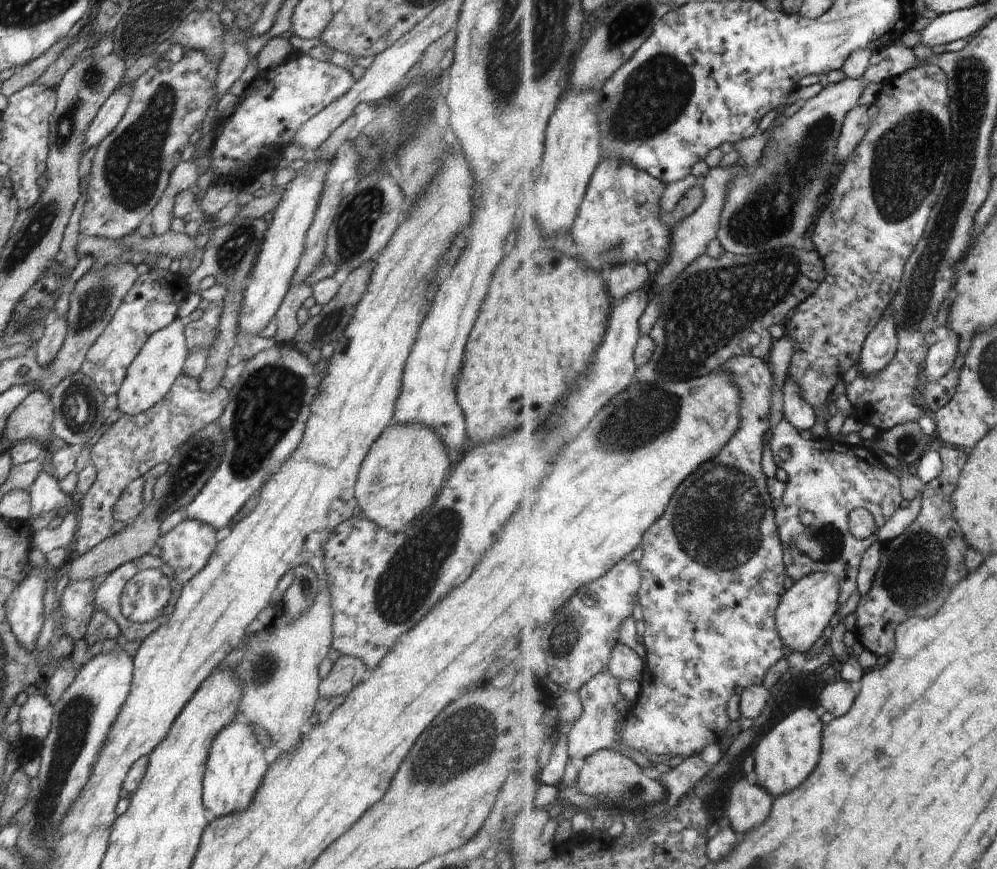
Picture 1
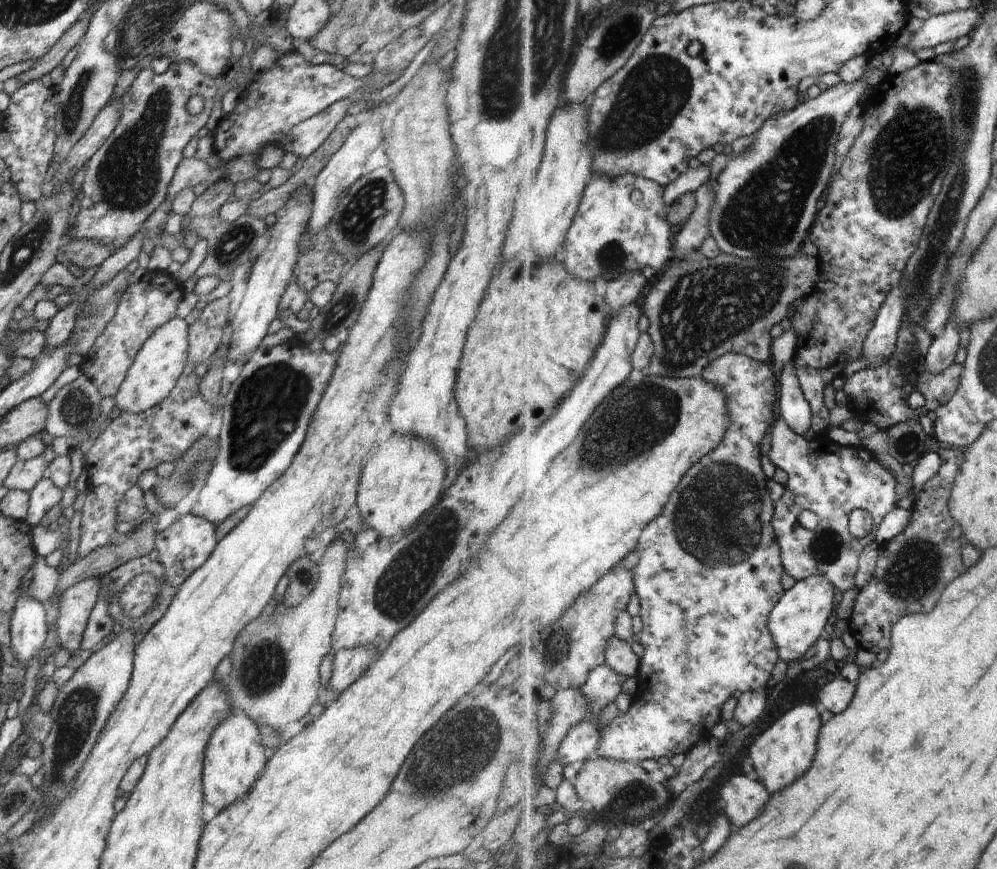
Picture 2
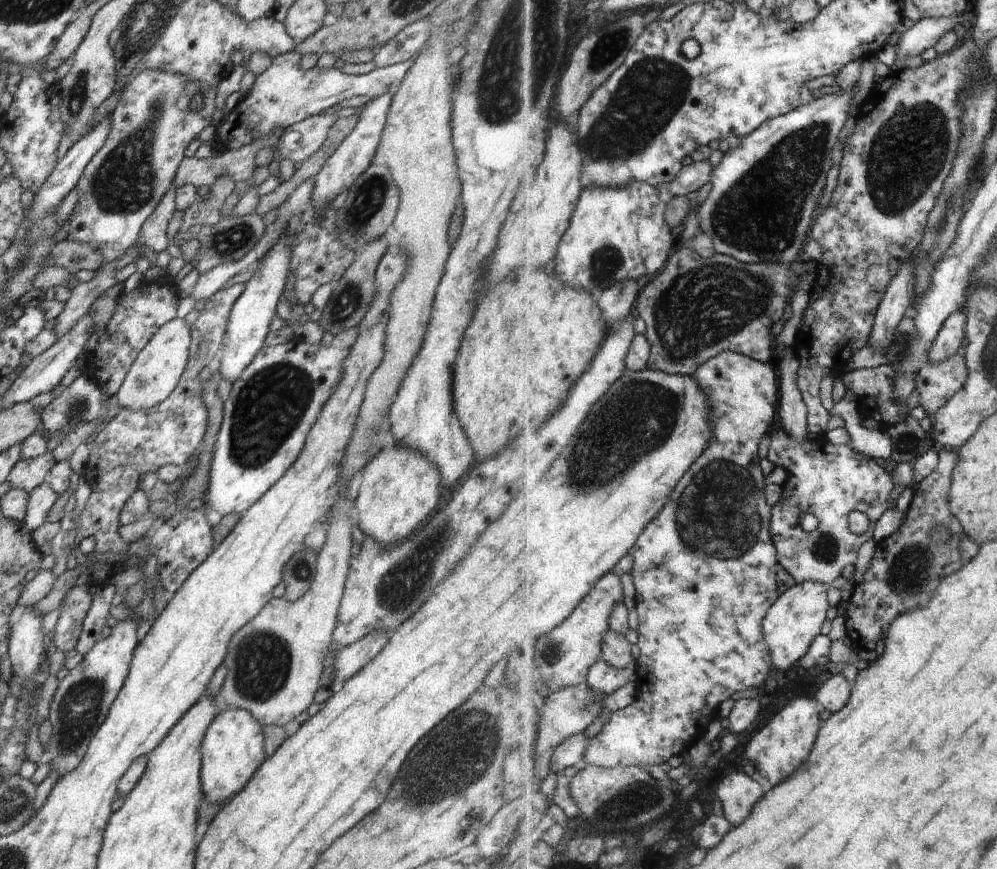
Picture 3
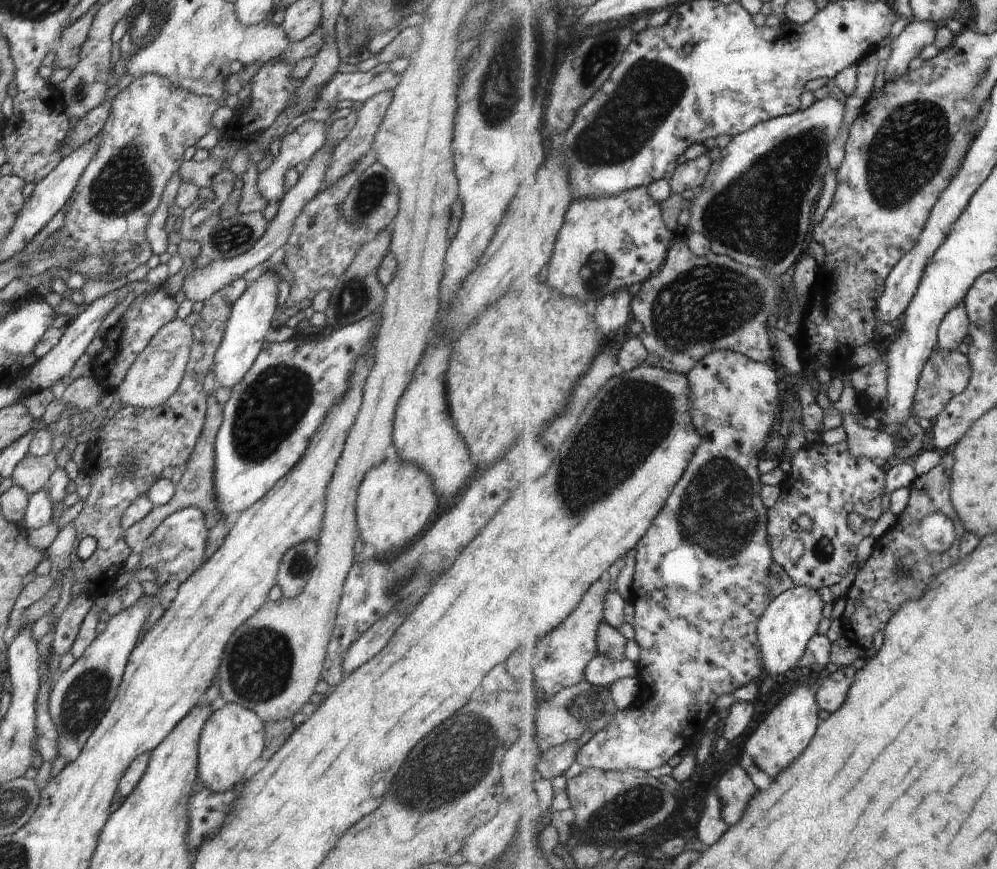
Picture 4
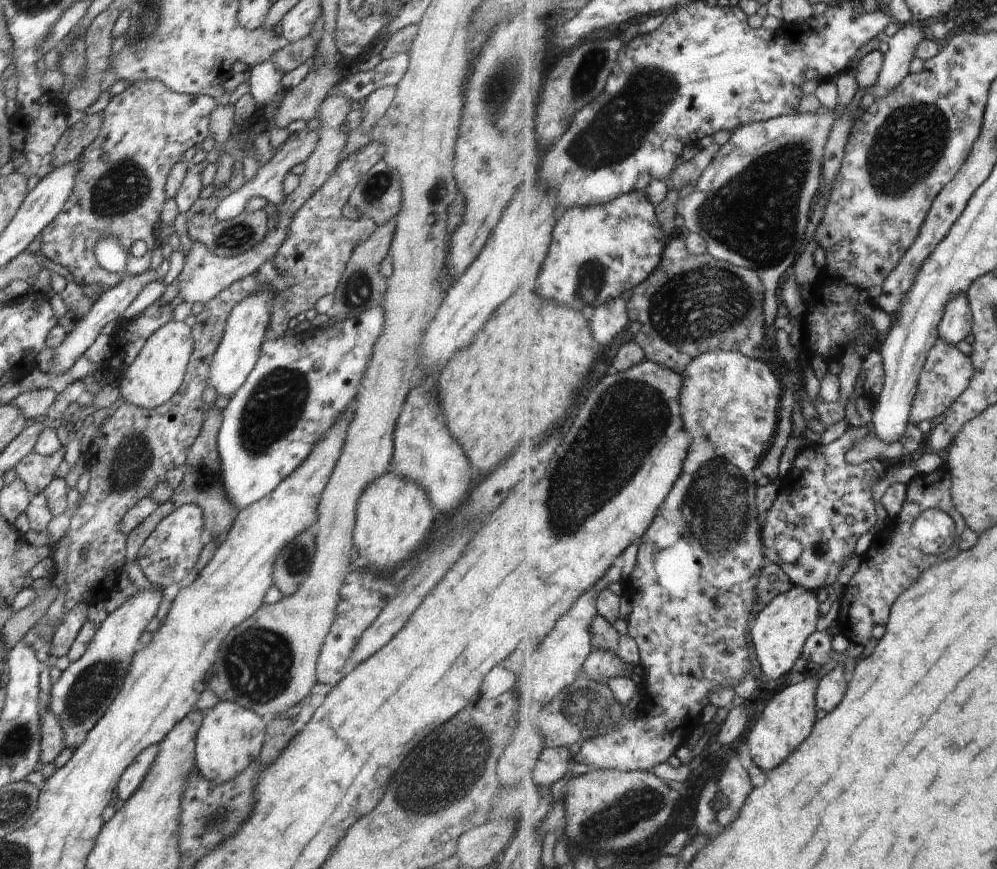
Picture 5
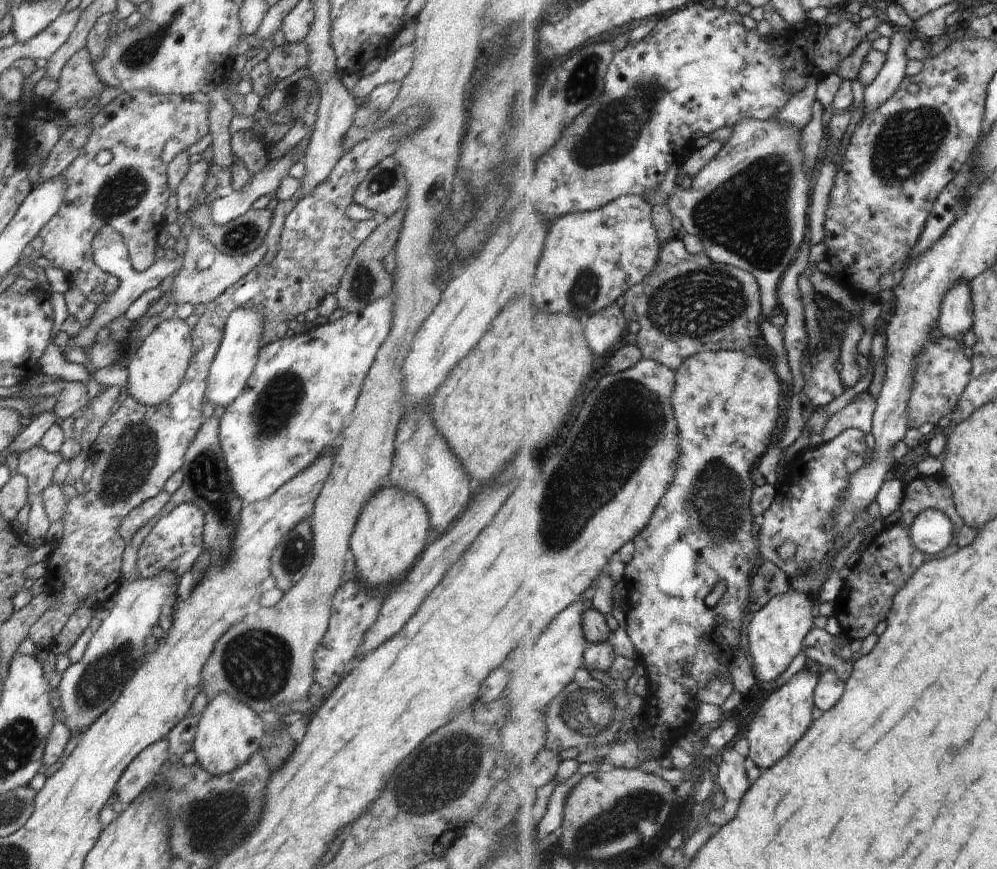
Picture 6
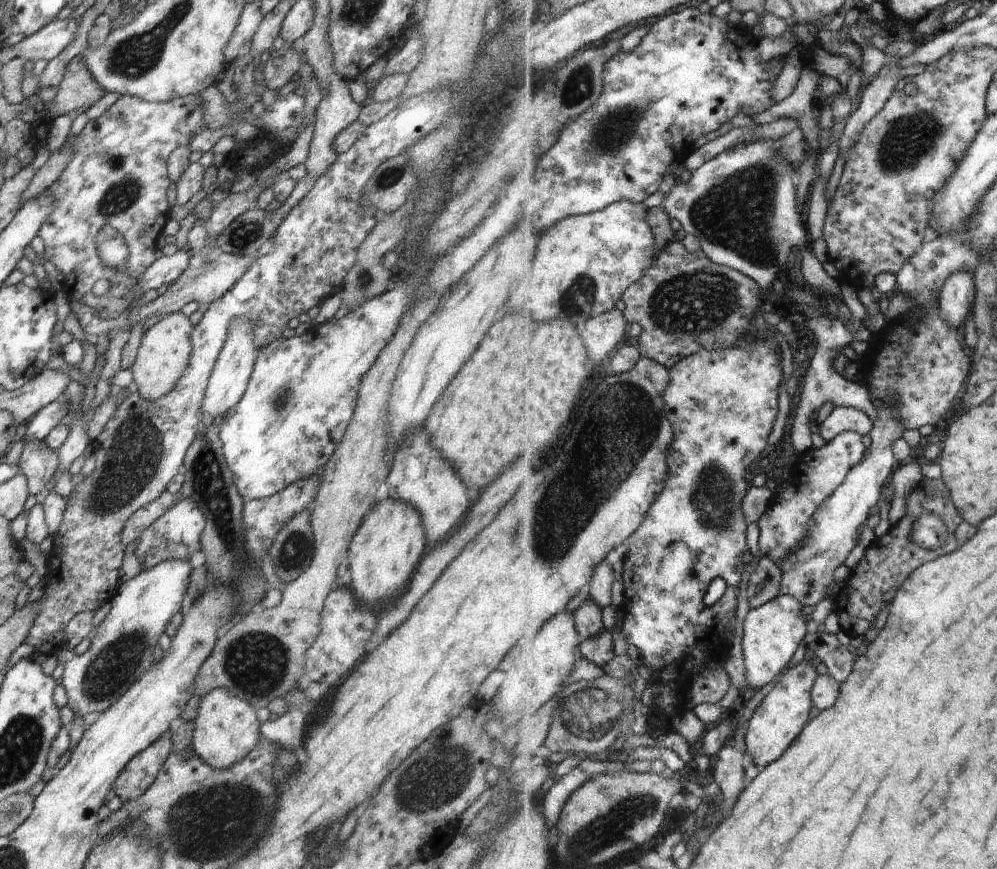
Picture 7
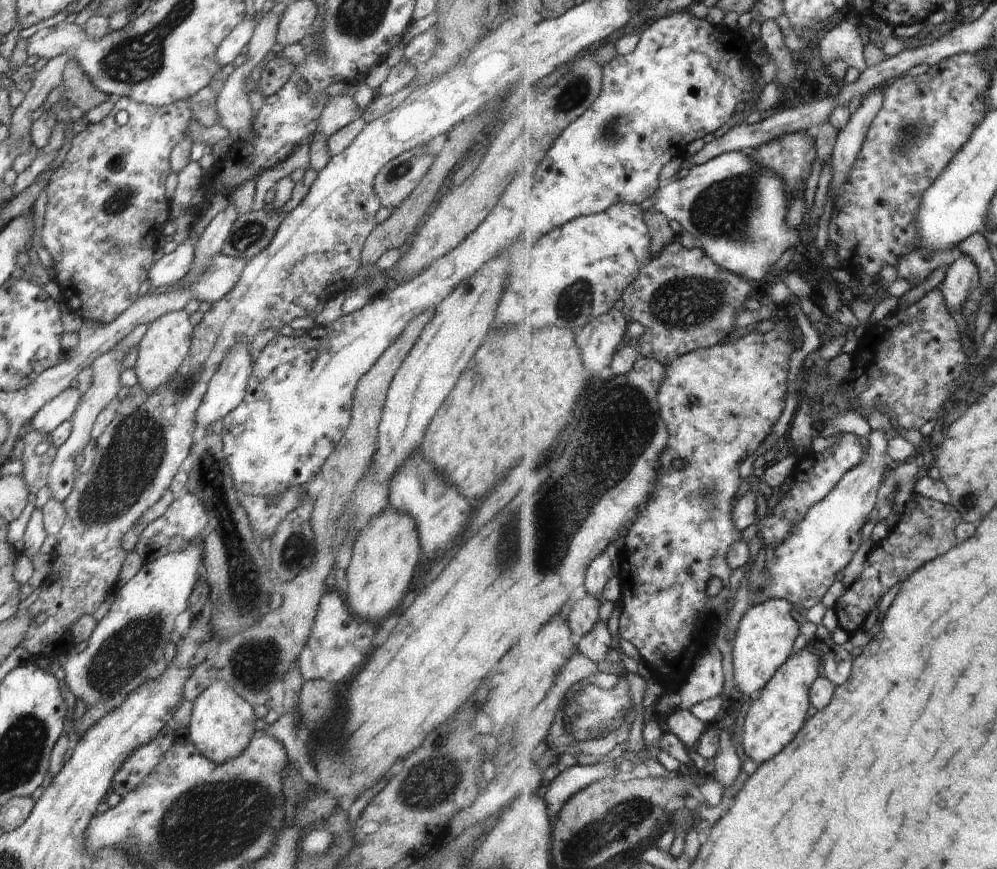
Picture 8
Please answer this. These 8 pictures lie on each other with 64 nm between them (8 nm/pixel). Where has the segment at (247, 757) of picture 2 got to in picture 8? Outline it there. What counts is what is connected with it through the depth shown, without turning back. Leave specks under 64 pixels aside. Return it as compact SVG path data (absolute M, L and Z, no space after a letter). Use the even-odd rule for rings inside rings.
M216 680L194 700L187 738L208 760L219 765L226 764L248 748L256 732L256 720L248 701L240 698L224 680Z

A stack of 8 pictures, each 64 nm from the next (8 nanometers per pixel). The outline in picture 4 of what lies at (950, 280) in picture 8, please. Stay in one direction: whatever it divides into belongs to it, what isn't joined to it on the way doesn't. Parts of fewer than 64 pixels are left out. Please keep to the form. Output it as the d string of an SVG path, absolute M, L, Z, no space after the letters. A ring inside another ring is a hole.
M960 304L948 314L948 318L940 327L938 350L954 352L960 348L960 344L964 343L968 335L970 335L970 314L966 304Z

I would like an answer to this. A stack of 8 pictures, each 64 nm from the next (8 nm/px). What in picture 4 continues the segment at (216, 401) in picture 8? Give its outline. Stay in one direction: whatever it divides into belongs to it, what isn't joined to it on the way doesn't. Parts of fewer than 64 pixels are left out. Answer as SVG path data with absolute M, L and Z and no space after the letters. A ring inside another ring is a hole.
M267 269L246 288L242 296L232 306L222 344L214 357L214 371L212 372L215 377L212 383L214 387L224 386L230 390L238 382L242 382L246 372L252 368L254 360L258 358L258 354L262 350L266 334L270 331L270 324L278 315L276 299L278 298L279 283L282 281L278 272Z

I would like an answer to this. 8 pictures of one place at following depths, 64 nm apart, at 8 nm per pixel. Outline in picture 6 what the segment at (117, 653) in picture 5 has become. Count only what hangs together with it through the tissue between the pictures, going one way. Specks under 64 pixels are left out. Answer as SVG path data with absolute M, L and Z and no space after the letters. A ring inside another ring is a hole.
M162 569L152 577L138 576L132 582L122 580L120 588L113 596L114 607L104 615L103 622L94 632L84 657L66 668L57 687L62 701L58 709L66 715L64 724L71 731L71 736L90 727L106 712L120 698L140 666L144 665L147 656L146 642L153 636L151 629L159 626L161 610L169 597L176 597L178 600L175 585L178 586L172 569Z

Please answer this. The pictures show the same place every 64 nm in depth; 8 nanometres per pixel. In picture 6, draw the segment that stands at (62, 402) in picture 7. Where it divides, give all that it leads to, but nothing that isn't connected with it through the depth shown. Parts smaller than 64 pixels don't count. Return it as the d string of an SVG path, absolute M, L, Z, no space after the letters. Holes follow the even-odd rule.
M48 410L40 415L32 416L30 420L25 421L23 430L16 436L16 439L10 444L5 456L11 452L17 452L18 456L26 450L37 446L40 440L46 435L46 432L60 423L60 419L53 412Z

